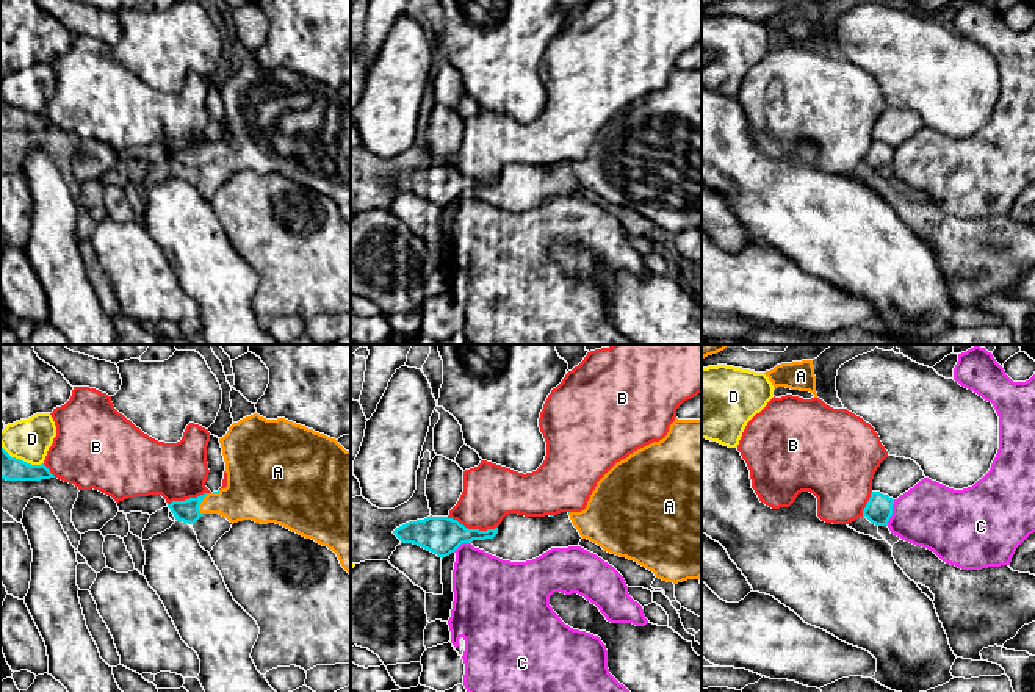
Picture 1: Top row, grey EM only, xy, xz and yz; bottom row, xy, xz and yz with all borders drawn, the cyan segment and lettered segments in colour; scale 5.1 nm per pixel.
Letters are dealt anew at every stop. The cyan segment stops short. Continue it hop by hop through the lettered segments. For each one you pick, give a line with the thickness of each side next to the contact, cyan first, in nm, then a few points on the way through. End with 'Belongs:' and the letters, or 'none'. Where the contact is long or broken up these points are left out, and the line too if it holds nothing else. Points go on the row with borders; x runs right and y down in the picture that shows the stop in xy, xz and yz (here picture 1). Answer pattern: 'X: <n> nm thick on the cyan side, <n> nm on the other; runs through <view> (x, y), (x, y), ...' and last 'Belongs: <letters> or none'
A: 120 nm thick on the cyan side, 240 nm on the other; runs through xy (187, 511), (199, 504), (238, 501), (246, 497)
Belongs: A

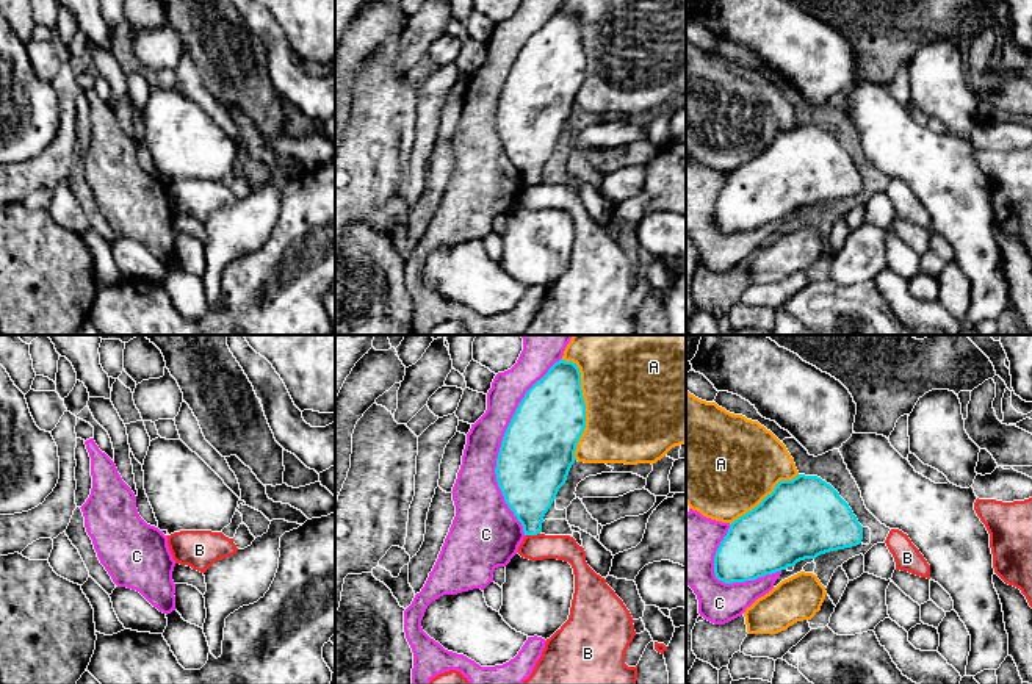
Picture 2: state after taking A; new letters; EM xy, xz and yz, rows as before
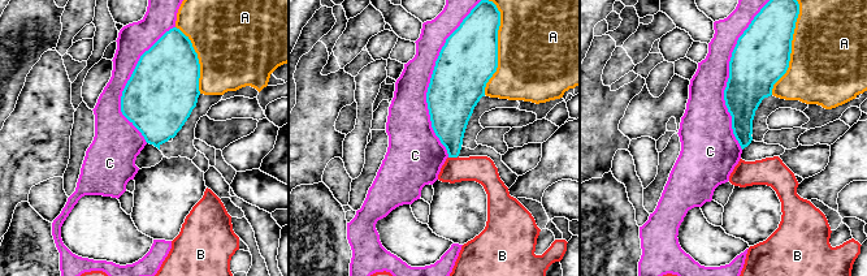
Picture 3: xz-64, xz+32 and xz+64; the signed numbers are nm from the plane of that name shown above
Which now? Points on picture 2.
Belongs: none

